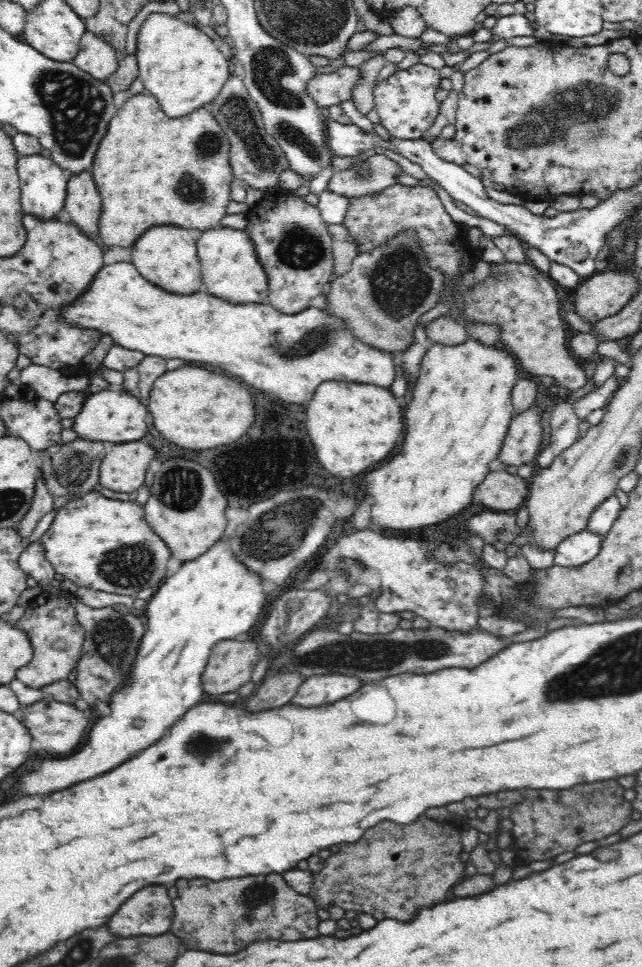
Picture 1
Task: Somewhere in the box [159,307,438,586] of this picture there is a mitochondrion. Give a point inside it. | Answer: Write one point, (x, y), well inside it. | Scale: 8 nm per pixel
(280, 529)

